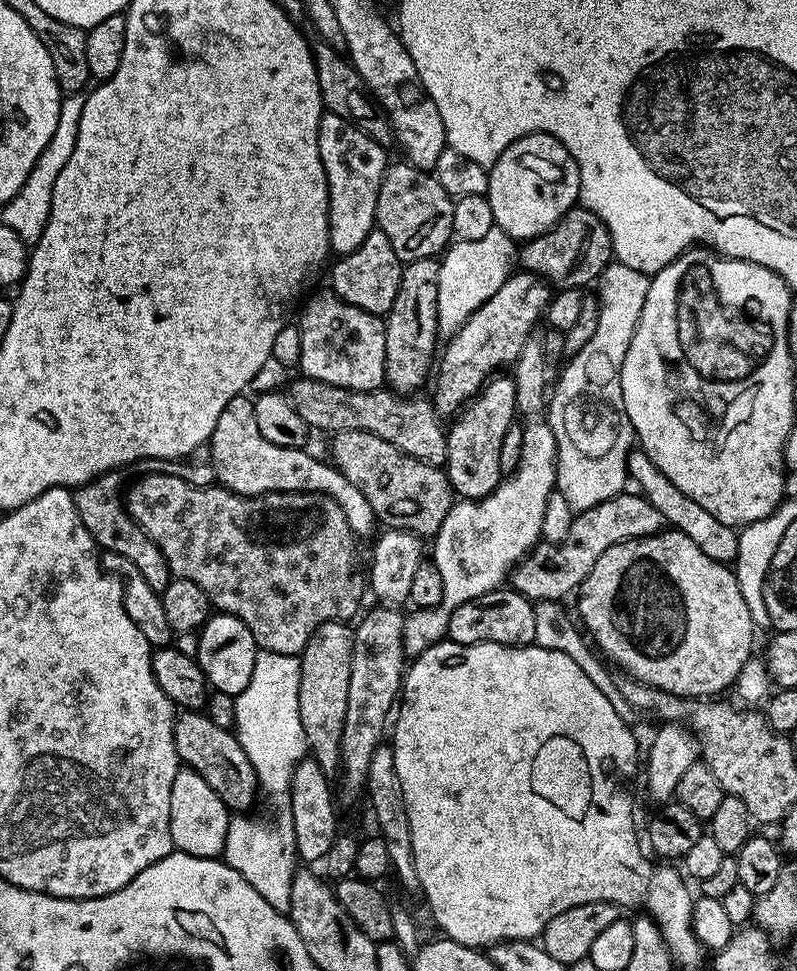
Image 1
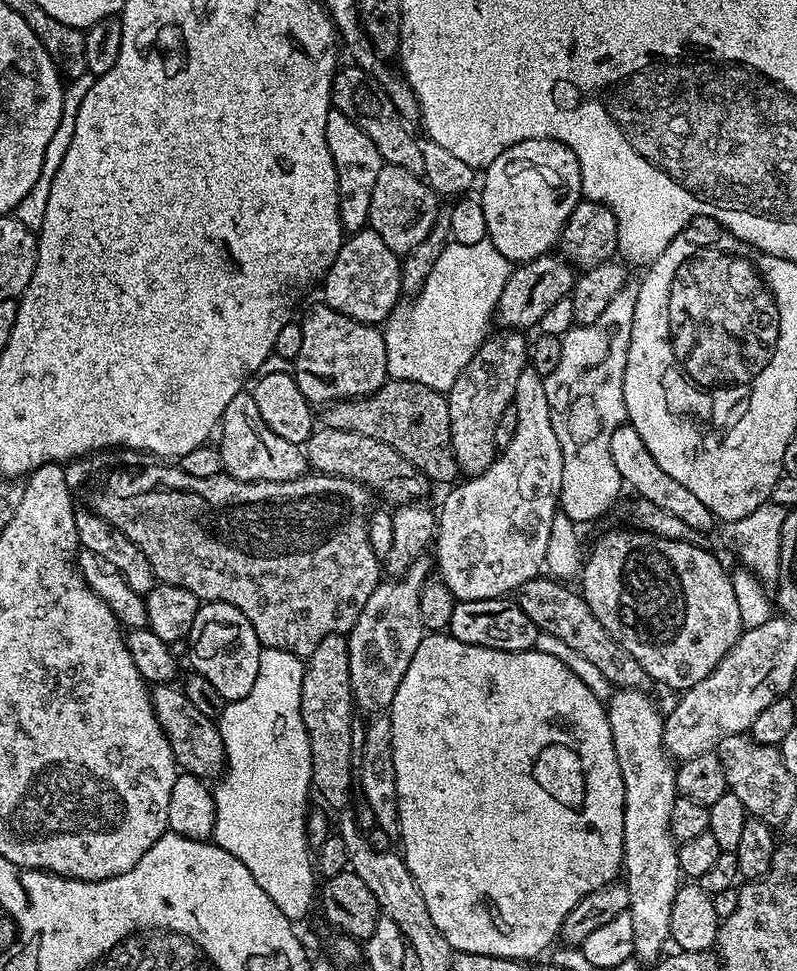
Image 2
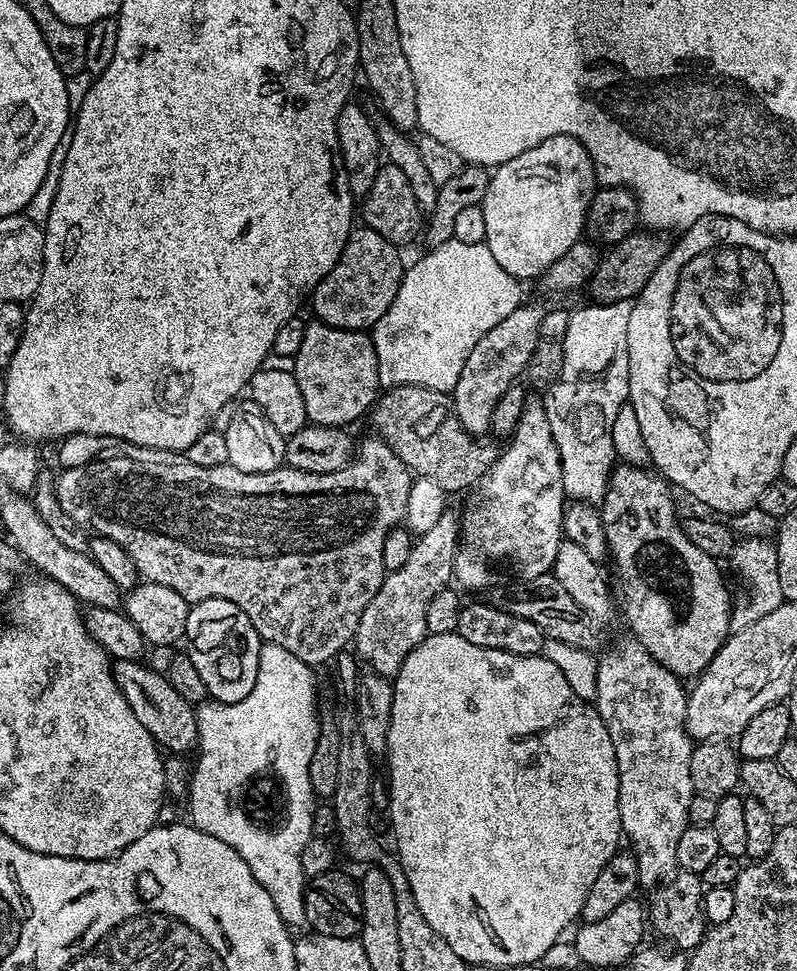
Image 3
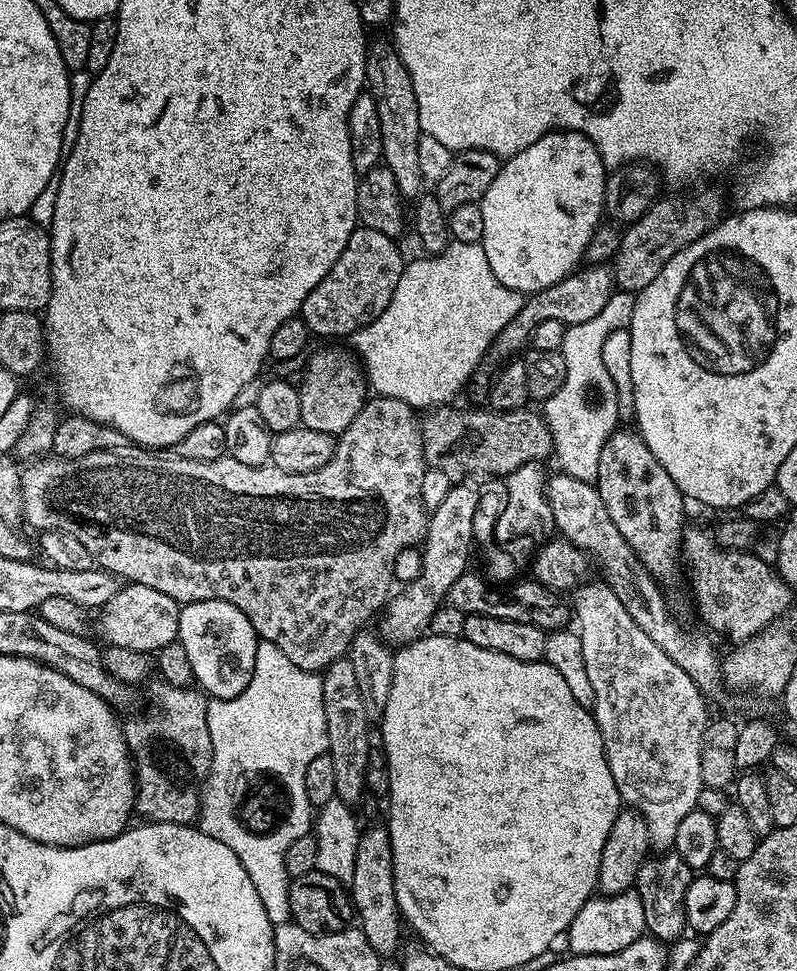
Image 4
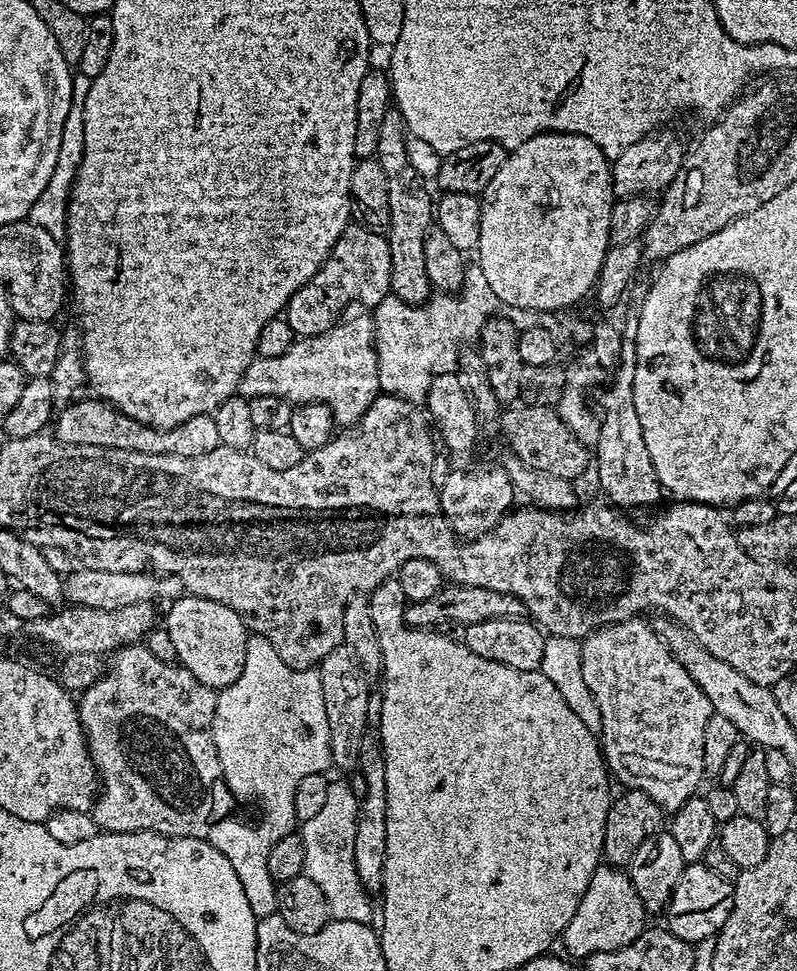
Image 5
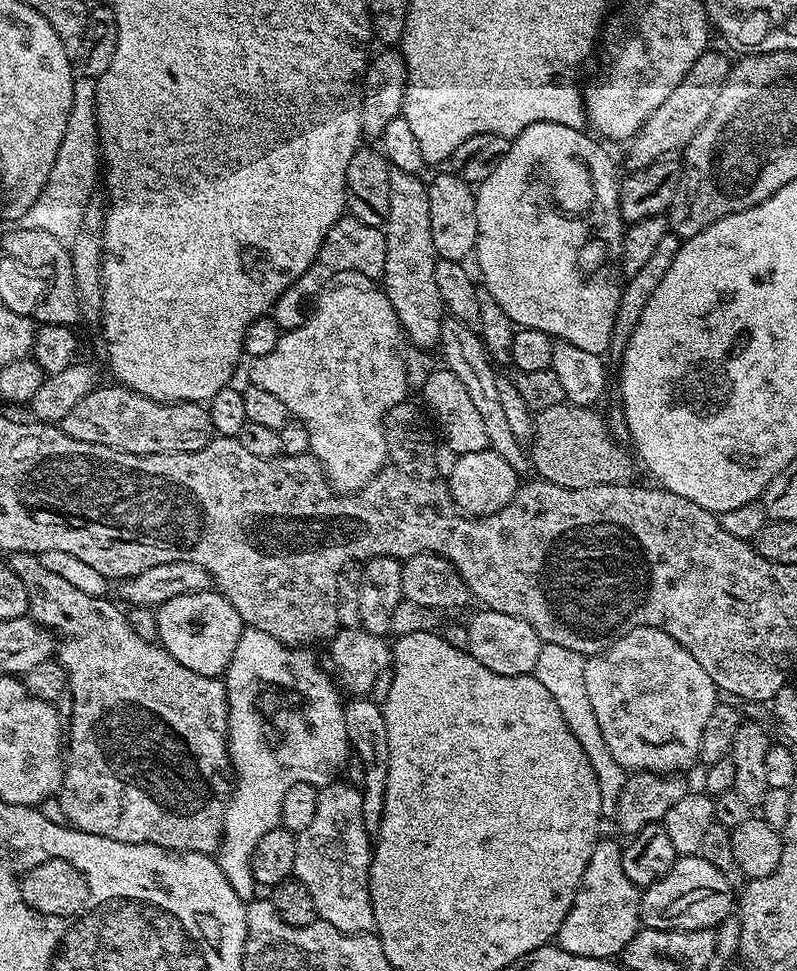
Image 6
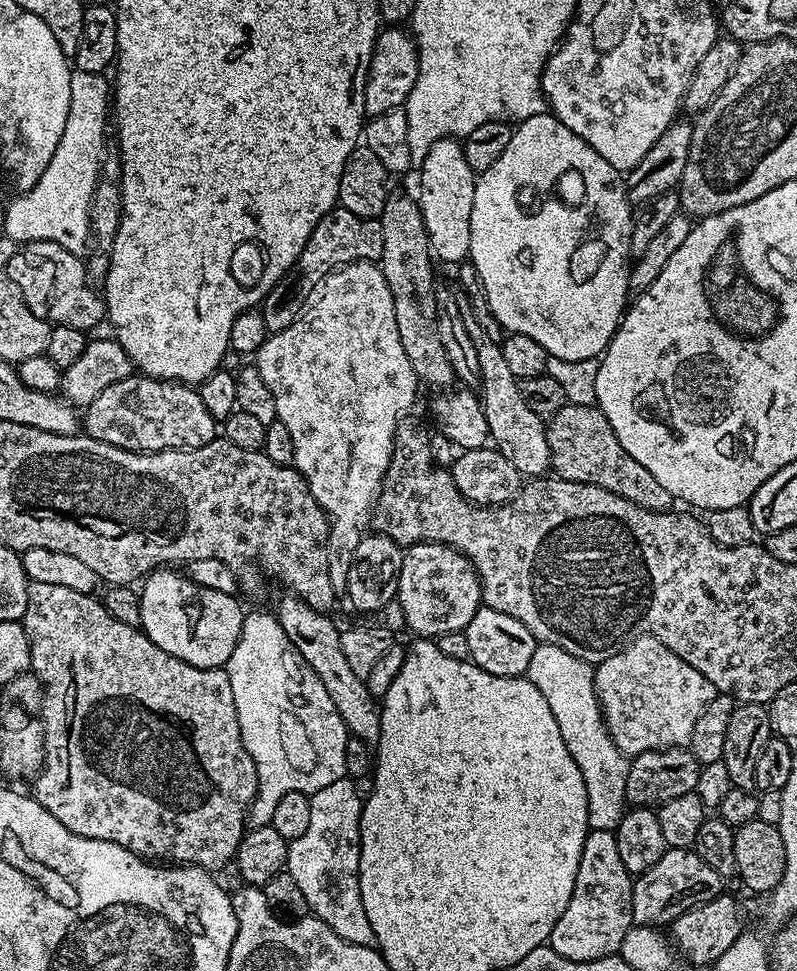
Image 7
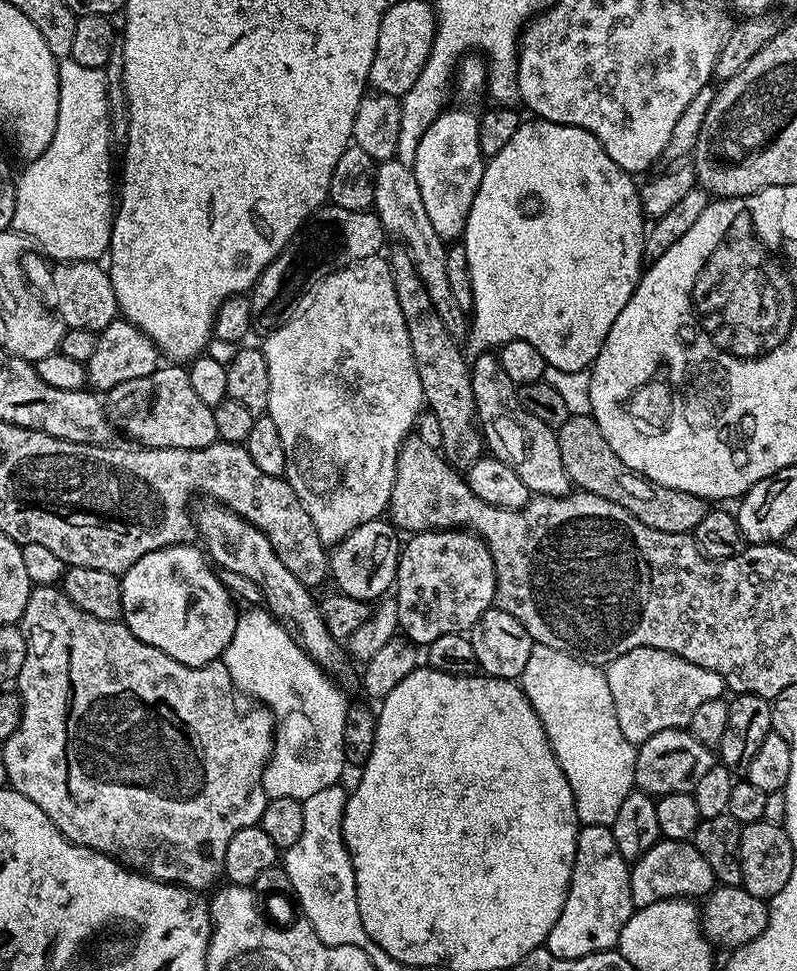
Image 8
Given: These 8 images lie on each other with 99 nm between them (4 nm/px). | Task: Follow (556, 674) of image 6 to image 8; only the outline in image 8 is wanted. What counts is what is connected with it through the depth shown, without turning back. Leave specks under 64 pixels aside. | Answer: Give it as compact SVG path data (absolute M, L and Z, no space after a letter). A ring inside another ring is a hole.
M533 643L526 670L518 683L542 722L546 738L558 758L558 766L562 766L562 774L566 774L566 782L570 782L576 817L580 819L581 825L611 826L622 802L626 802L634 790L637 745L631 744L626 734L622 734L622 726L618 726L618 714L614 710L607 671L601 665L588 664L562 650Z

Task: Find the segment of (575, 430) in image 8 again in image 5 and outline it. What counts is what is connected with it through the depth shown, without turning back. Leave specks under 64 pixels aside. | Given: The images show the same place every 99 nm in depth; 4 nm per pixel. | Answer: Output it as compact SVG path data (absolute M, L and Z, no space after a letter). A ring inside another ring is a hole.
M508 406L499 413L498 425L504 431L507 451L513 452L522 462L534 470L546 470L555 476L575 481L590 468L590 452L582 441L562 422L556 408L546 406Z

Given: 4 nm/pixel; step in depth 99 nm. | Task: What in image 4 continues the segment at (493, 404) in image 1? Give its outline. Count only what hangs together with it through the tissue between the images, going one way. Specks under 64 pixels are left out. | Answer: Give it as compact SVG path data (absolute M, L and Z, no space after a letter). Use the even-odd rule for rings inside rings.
M588 264L572 272L566 278L562 278L562 282L554 282L554 286L546 286L546 290L531 293L525 299L518 314L511 318L509 324L497 334L491 343L491 355L504 356L503 358L515 357L531 341L532 331L534 326L538 326L538 322L554 320L567 326L594 318L602 312L602 306L610 302L613 291L614 281L611 267L608 264Z

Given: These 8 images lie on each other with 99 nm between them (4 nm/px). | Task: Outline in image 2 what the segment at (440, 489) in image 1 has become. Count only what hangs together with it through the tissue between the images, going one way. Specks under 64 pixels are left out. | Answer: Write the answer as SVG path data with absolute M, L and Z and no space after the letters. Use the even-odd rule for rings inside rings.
M320 426L313 431L312 437L302 447L309 469L313 473L355 480L375 495L377 492L382 499L389 500L392 506L423 501L427 497L430 487L428 477L422 475L409 460L402 458L398 450L386 446L386 442L378 442L378 438L366 438L366 434Z

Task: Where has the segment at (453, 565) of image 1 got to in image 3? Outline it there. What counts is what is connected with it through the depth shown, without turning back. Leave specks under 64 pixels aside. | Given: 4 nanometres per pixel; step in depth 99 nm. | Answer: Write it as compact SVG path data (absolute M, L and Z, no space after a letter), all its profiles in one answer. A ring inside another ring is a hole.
M529 394L522 406L522 418L512 431L508 449L501 451L490 470L480 479L479 484L471 489L467 497L468 505L462 508L460 517L460 549L456 551L456 571L454 580L461 589L492 588L496 564L509 560L517 568L523 579L551 573L554 566L554 554L564 539L564 509L566 497L562 486L562 462L554 434L550 434L550 422L546 422L546 410L539 395Z

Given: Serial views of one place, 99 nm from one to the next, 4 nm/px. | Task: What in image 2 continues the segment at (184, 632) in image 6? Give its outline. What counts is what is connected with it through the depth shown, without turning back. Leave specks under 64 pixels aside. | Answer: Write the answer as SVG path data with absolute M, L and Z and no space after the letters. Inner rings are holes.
M217 600L201 603L186 639L189 643L187 663L191 671L207 678L218 689L218 694L222 694L225 702L241 700L250 694L250 686L254 686L254 678L258 678L258 658L262 645L254 634L254 626L250 626L242 610Z

